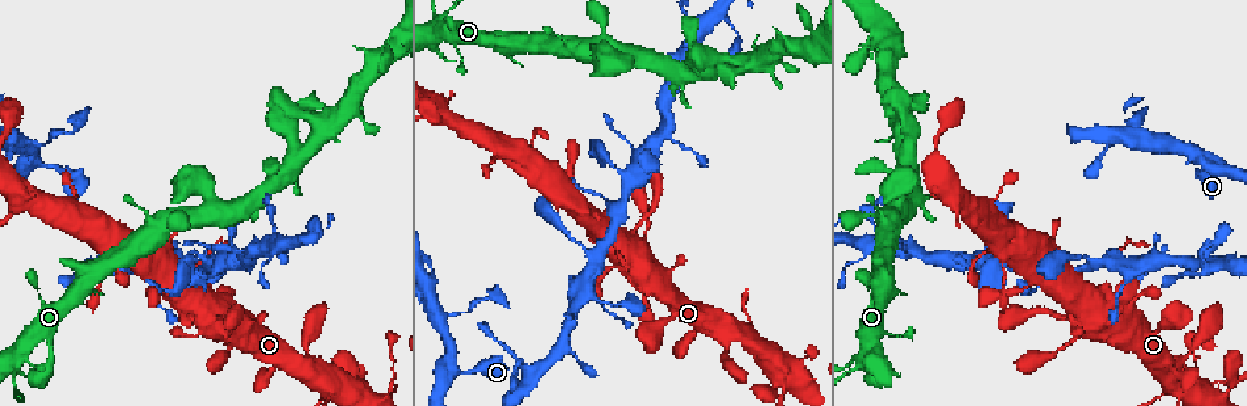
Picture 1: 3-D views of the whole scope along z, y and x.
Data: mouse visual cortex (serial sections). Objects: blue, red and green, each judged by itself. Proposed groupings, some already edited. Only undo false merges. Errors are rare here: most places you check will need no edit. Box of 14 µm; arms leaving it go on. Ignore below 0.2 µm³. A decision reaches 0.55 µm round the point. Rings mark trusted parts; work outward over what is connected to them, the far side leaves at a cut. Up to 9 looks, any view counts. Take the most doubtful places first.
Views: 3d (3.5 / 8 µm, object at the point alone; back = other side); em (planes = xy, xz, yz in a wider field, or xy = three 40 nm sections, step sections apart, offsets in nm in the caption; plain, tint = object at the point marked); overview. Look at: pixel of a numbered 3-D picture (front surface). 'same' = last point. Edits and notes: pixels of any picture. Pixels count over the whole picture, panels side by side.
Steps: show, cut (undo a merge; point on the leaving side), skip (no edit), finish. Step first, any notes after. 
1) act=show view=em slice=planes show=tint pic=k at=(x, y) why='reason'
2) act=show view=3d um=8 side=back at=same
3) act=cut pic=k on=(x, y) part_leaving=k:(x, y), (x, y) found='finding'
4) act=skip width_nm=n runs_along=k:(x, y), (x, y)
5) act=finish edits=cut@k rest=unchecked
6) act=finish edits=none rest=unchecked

act=show view=3d um=3.5 pic=1 at=(751, 329)

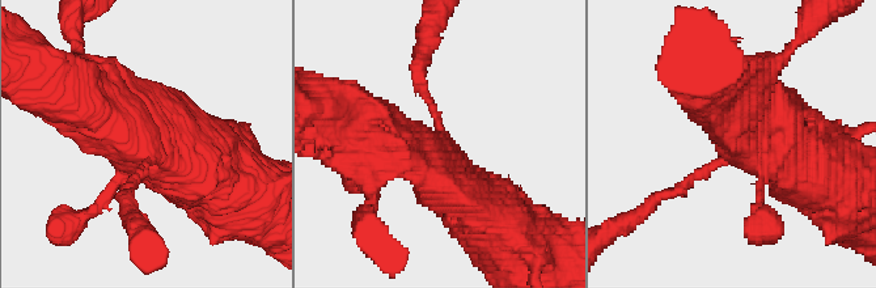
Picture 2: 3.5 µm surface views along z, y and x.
act=show view=em slice=xy step=2 show=tint pic=2 at=(143, 151) why='need the tissue'

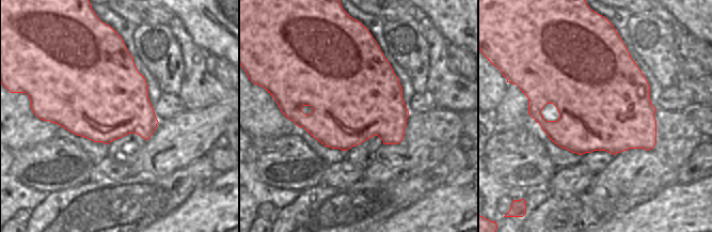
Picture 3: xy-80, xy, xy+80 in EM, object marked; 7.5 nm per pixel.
act=skip runs_along=2:(358, 122), (419, 152), (483, 212) found='one cell here'

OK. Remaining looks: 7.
act=show view=3d um=3.5 side=back pic=1 at=(16, 354)

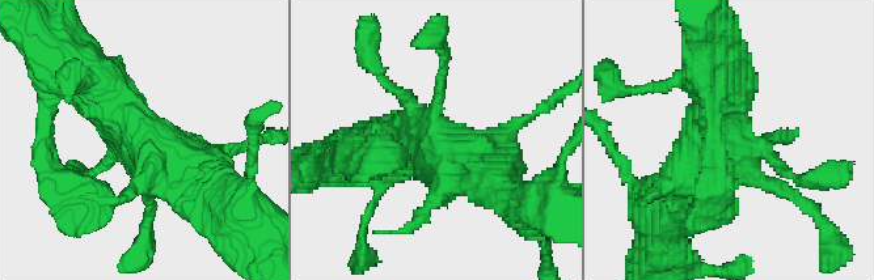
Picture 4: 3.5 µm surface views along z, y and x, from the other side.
act=show view=em slice=xy step=3 show=tint pic=4 at=(140, 143)

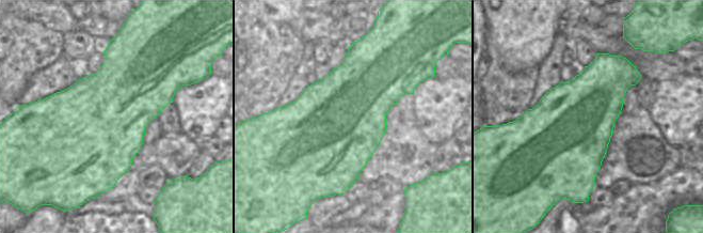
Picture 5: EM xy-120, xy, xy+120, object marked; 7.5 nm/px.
act=skip width_nm=700 runs_along=4:(64, 55), (193, 183) found='one cell here'

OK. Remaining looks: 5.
act=show view=3d um=3.5 pic=1 at=(1210, 158) why='arms part here'

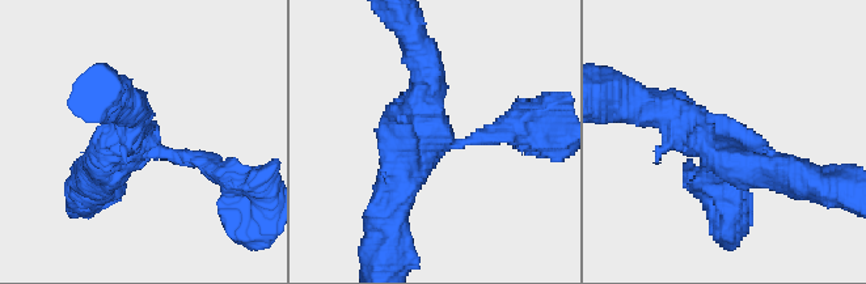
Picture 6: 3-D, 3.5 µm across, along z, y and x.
act=show view=em slice=xy step=5 show=tint pic=6 at=(144, 143) why='now the EM'

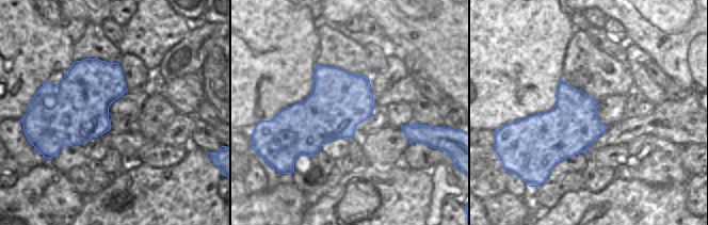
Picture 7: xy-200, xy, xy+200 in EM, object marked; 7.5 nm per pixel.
act=show view=em slice=xy step=3 show=tint at=same why='cut it another way'

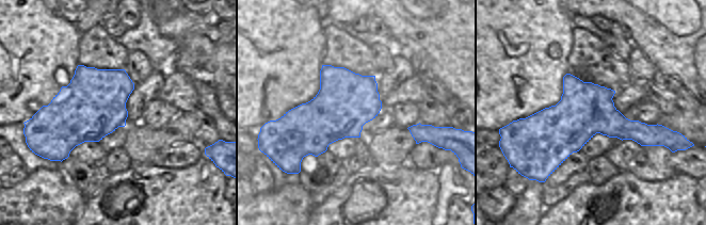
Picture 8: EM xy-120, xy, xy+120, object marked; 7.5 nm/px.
act=skip runs_along=8:(527, 123), (612, 123), (661, 131) found='all the same cell'

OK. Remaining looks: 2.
act=show view=3d um=3.5 pic=1 at=(434, 280) why='thin arm on a thick one'

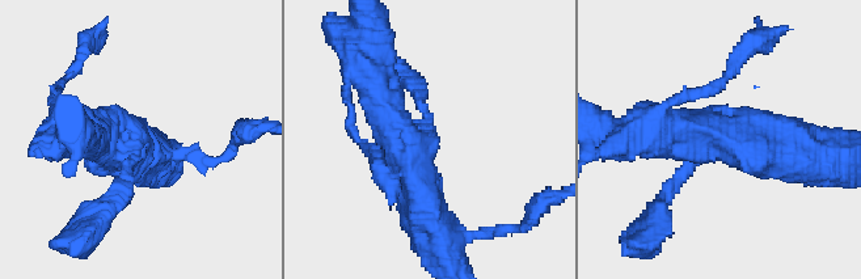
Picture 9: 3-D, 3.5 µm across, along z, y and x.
act=show view=em slice=xy step=2 show=tint pic=9 at=(129, 149) arms=3 arm_widths_nm=150,450,500 why='shape alone is not enough'

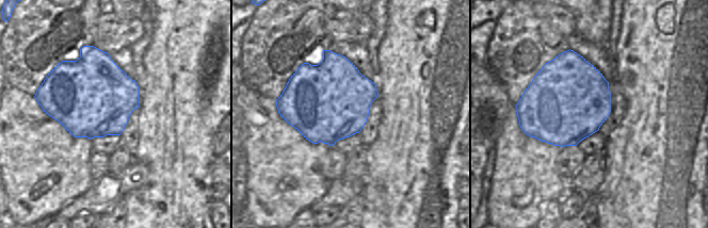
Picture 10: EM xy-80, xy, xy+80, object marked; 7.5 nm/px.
act=skip found='one cell here'

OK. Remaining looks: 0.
act=finish edits=none rest=unchecked

